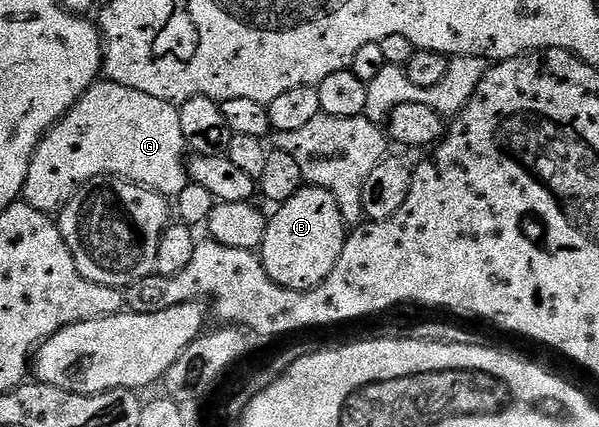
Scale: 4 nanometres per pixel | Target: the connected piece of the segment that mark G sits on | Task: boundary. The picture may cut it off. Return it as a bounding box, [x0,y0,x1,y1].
[21,78,189,214]

